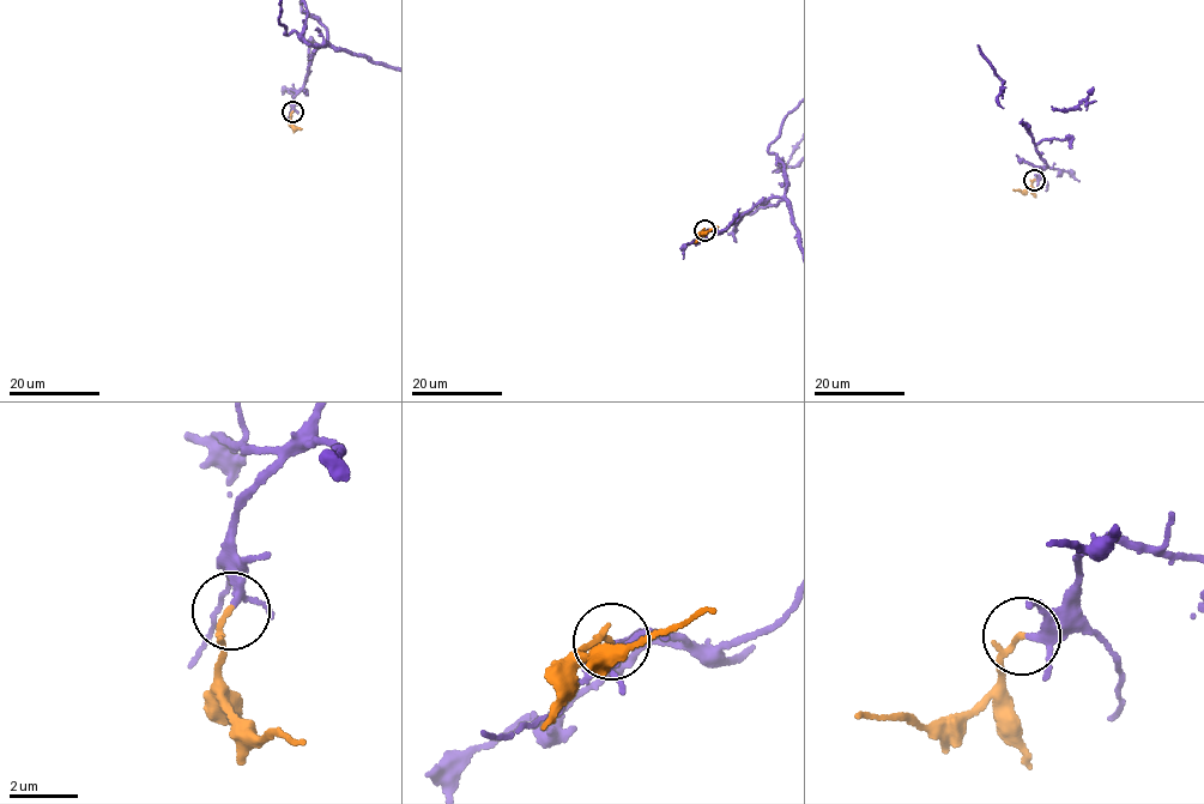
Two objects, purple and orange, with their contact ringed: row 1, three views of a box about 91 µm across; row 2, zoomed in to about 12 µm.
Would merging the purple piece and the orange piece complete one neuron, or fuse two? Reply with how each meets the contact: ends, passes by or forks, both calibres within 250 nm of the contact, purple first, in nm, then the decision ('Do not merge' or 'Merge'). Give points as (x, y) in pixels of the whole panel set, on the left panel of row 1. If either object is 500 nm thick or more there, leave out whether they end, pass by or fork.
At the ring purple passes by. At the ring orange passes by. Thickness 200 nm (purple) against 110 nm. Merge

